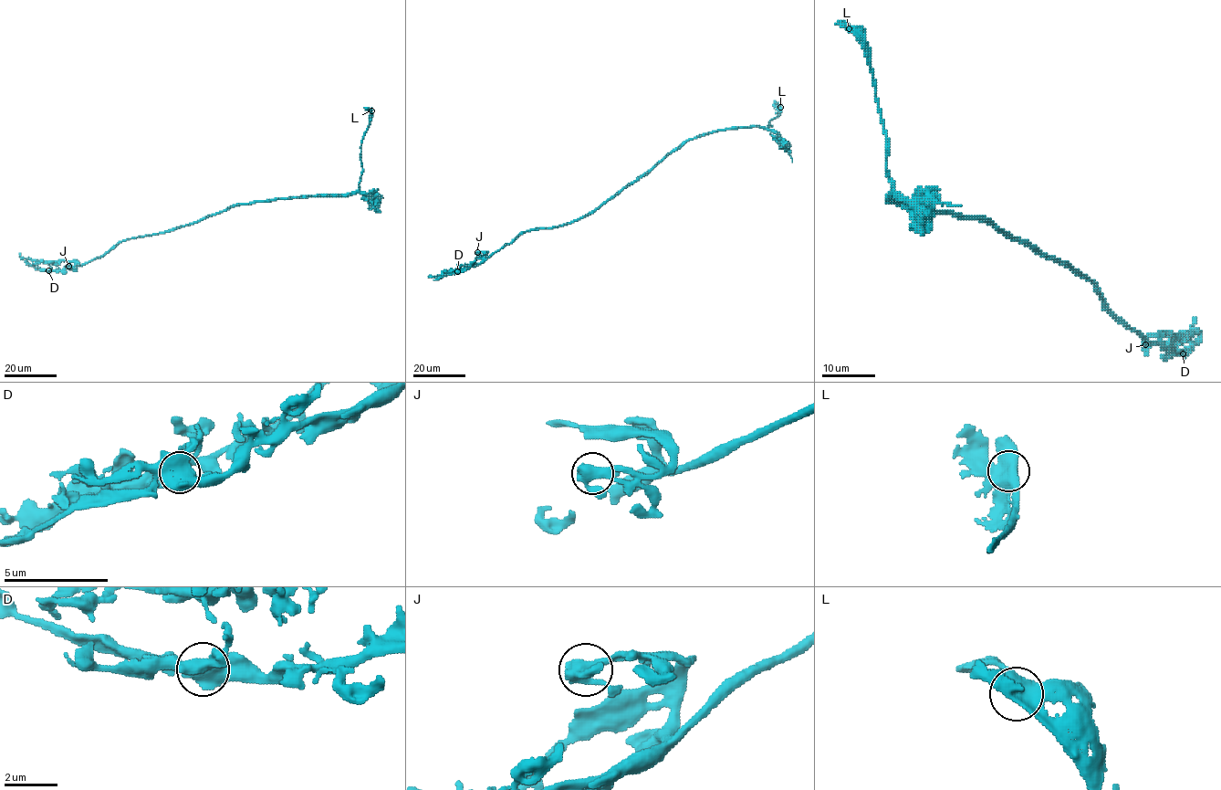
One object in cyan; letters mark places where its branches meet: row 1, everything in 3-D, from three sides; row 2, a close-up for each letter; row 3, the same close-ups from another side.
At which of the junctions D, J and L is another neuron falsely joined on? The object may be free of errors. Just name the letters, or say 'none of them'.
none of them

